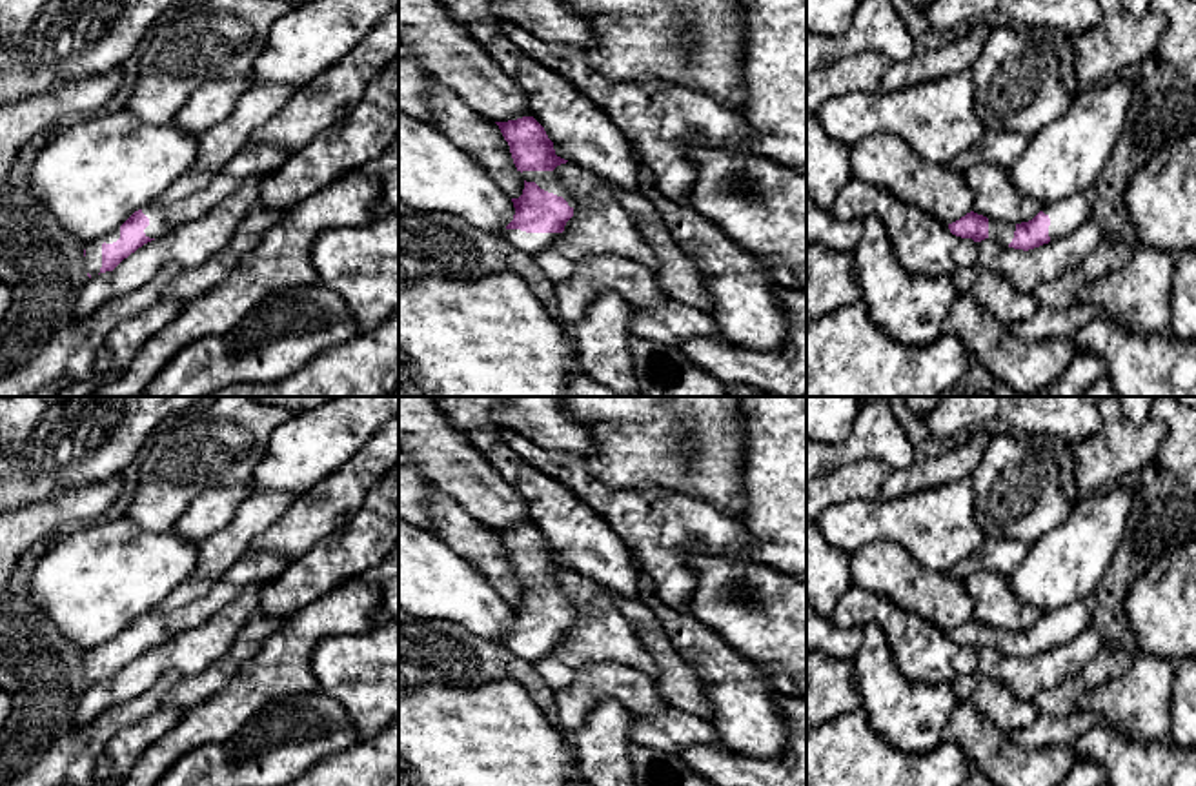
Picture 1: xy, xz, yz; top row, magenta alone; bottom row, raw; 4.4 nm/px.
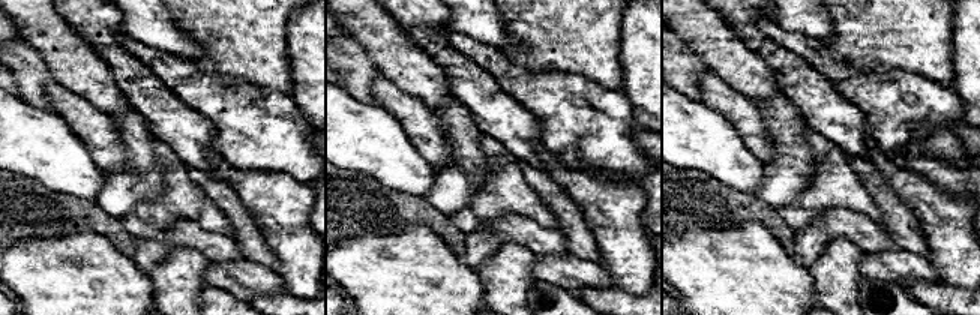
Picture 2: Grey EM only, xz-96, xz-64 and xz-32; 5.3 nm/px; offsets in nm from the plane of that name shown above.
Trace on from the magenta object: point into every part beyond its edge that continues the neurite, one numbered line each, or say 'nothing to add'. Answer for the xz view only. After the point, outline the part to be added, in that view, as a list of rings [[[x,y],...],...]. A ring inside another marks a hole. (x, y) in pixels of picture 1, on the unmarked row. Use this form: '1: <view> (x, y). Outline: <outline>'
1: xz (528, 650). Outline: [[[521,637],[504,639],[504,646],[530,664],[550,655],[559,644],[561,640],[526,640]]]

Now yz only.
1: yz (1069, 623). Outline: [[[1090,595],[1061,610],[1041,615],[1041,619],[1050,626],[1050,650],[1078,639],[1090,626],[1094,606],[1096,597]]]

